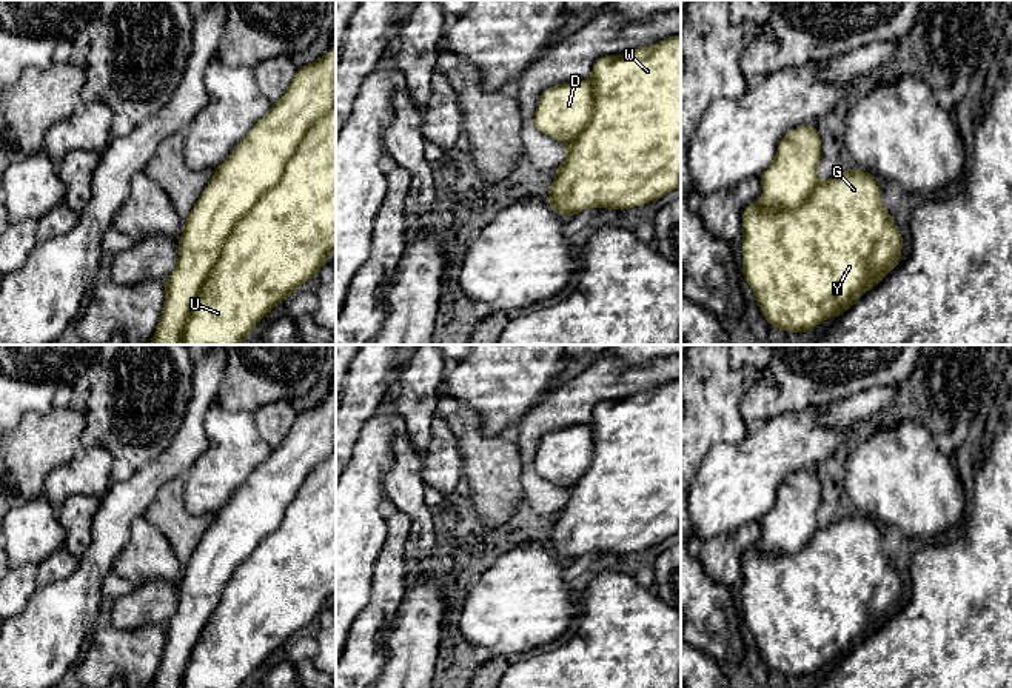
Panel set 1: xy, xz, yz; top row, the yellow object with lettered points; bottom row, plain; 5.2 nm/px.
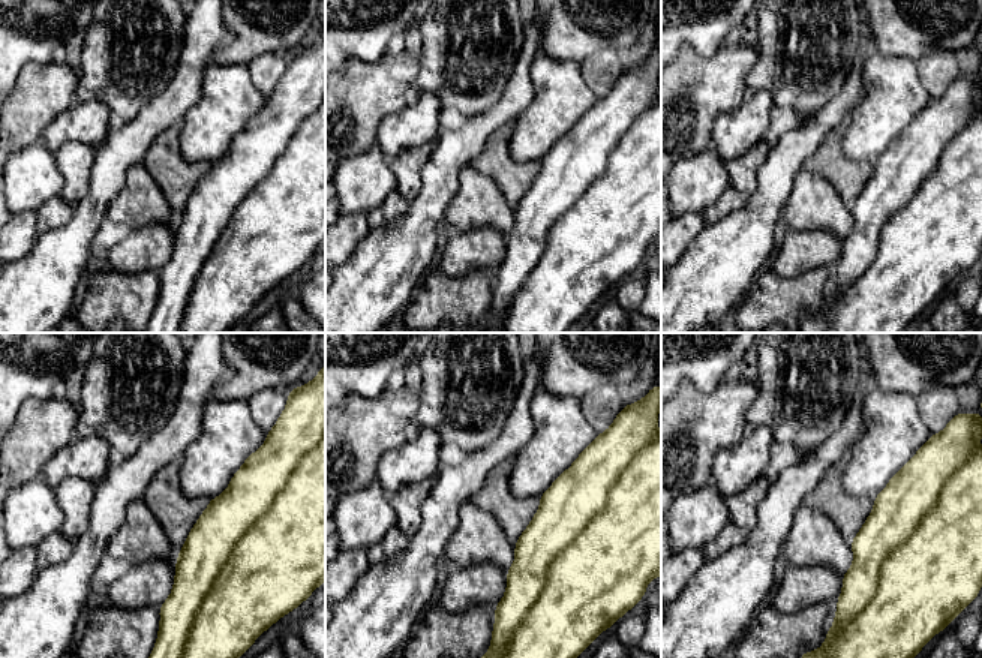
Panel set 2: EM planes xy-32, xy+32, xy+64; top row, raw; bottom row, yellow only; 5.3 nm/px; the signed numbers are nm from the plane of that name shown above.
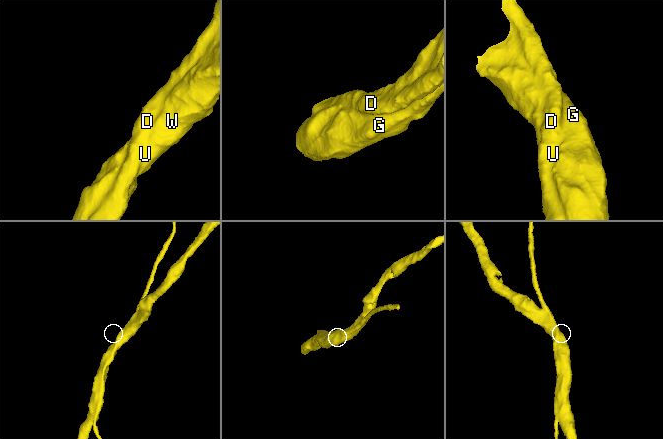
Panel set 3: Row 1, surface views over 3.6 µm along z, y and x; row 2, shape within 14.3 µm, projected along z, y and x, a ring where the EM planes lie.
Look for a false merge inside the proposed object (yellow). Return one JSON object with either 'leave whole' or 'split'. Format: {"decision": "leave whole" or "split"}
{"decision": "split"}

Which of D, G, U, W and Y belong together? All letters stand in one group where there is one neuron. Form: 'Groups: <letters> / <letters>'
Groups: D / G U W Y

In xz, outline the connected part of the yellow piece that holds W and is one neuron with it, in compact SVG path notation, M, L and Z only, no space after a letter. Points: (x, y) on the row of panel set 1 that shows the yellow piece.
M681 35L619 55L604 55L593 65L590 83L593 117L581 134L567 143L567 157L545 197L559 214L570 217L591 206L627 209L655 202L681 186Z

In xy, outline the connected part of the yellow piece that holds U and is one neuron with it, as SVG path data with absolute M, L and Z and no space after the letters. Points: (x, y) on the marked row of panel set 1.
M336 105L319 119L283 168L282 179L270 188L226 237L220 257L200 289L182 334L182 345L239 345L254 326L314 277L336 252Z

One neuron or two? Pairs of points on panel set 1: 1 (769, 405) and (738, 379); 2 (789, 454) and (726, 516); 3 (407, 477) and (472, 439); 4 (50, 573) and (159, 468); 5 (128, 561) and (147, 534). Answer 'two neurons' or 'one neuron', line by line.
1: two neurons
2: one neuron
3: two neurons
4: two neurons
5: one neuron

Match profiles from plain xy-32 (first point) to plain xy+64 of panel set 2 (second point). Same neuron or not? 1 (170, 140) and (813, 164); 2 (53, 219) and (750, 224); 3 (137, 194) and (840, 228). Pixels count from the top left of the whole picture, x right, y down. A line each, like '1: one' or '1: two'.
1: one
2: two
3: one

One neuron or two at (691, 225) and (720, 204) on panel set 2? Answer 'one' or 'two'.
two

